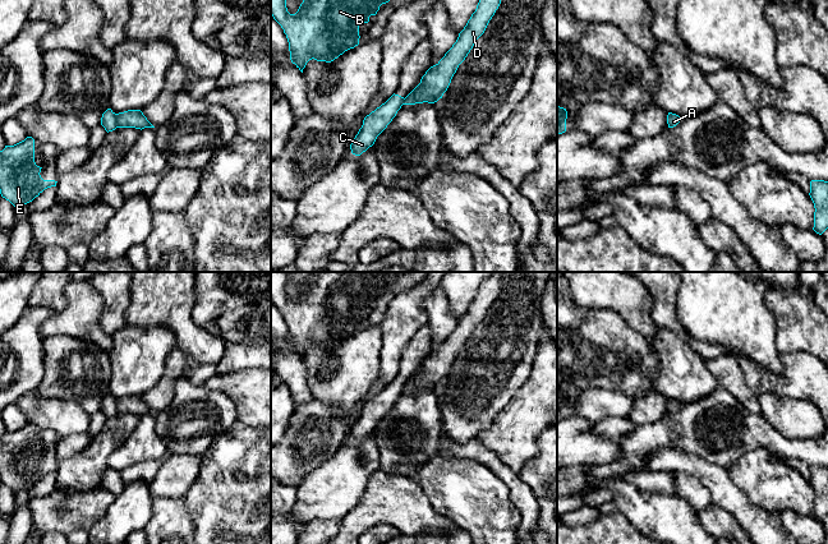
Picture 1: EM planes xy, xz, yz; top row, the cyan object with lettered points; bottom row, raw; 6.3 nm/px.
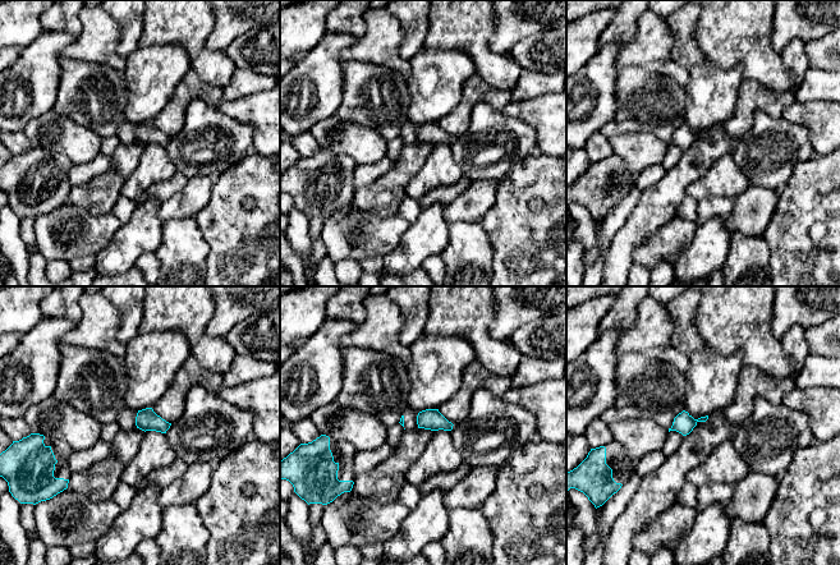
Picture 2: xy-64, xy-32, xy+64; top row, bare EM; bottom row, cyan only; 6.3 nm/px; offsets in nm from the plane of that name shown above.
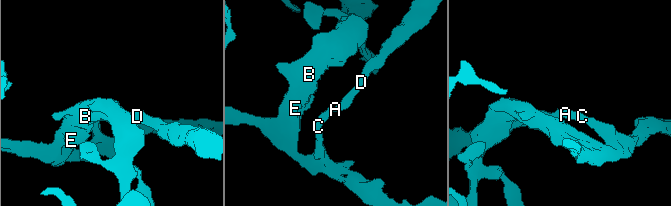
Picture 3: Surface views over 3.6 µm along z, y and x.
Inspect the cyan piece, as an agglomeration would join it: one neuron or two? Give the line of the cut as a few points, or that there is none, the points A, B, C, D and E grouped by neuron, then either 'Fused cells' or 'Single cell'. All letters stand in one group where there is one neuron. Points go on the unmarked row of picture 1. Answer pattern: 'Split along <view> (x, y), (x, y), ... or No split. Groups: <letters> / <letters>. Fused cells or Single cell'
Split along xy (116, 400), (116, 410), (119, 413). Groups: A D / B C E. Fused cells

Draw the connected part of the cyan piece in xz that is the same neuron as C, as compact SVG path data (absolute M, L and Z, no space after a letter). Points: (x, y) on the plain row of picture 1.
M394 379L385 389L364 404L362 414L350 430L353 441L360 442L374 430L377 423L396 402L402 388L404 383Z

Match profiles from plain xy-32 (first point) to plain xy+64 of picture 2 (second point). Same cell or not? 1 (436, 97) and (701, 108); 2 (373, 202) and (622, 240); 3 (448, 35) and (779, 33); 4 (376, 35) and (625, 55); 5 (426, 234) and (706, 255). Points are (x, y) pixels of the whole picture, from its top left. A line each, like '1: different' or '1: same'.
1: same
2: same
3: different
4: same
5: same

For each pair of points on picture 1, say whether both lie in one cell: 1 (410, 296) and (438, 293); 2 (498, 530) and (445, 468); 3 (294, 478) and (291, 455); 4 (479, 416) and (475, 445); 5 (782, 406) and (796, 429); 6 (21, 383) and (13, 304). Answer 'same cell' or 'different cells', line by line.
1: different cells
2: same cell
3: same cell
4: different cells
5: same cell
6: different cells

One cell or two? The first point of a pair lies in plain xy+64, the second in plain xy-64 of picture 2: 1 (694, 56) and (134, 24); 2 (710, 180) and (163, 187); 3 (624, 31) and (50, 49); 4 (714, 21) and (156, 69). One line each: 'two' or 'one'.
1: one
2: two
3: two
4: two

